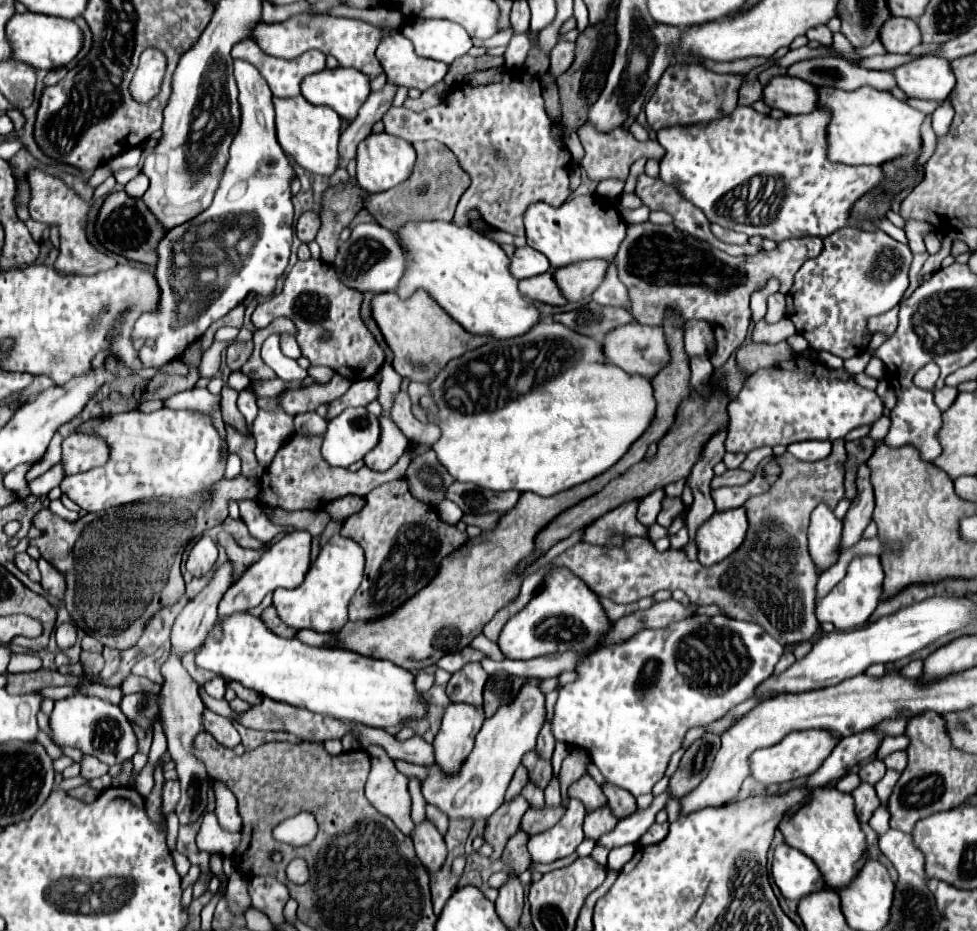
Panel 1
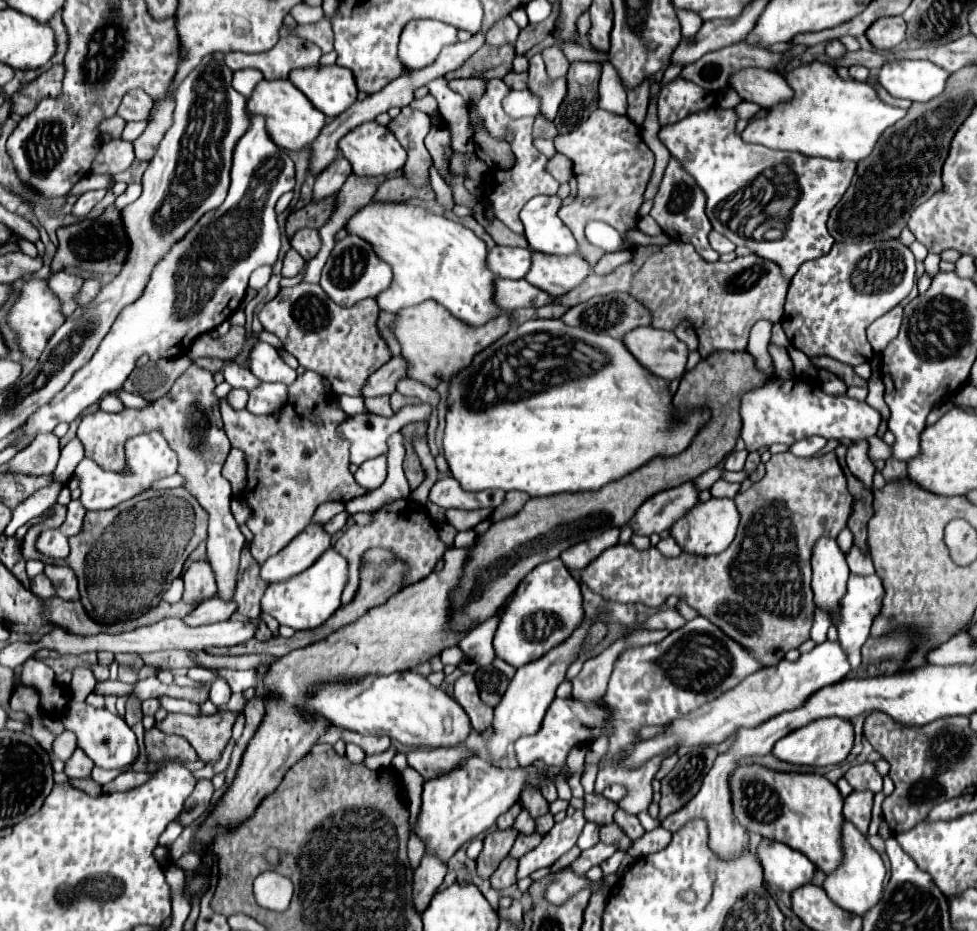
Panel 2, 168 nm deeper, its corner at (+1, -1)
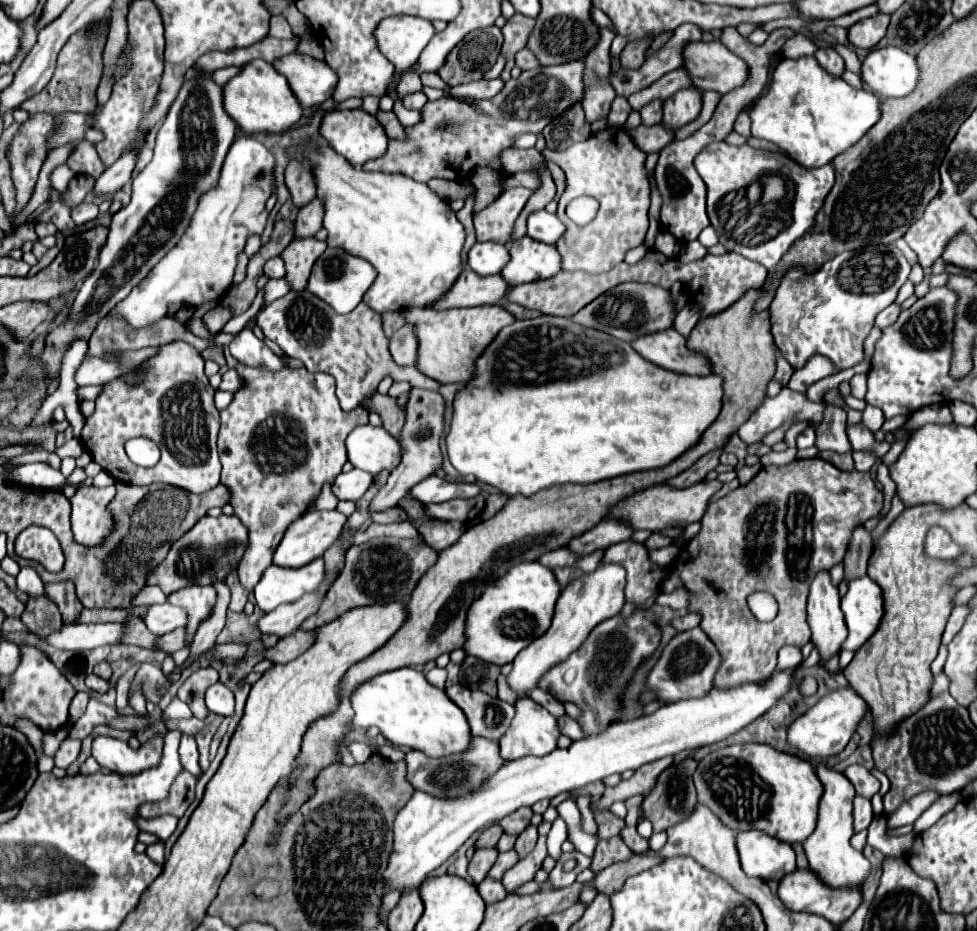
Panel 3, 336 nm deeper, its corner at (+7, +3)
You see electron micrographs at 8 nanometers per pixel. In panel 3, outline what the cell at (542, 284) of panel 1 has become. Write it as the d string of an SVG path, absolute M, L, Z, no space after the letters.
M464 269L464 275L456 281L456 287L448 291L444 303L436 303L438 309L450 307L478 307L478 305L498 305L510 291L510 285L502 275L482 277L472 269Z

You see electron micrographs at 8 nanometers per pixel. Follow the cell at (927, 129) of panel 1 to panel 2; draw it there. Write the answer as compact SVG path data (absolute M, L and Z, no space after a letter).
M896 59L878 71L880 85L892 95L910 101L930 101L944 91L948 73L930 61Z

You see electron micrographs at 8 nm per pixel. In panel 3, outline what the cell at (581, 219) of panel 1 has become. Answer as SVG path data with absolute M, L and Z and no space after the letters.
M546 209L532 211L528 215L528 237L536 241L556 245L556 241L564 235L564 231L566 231L566 225Z

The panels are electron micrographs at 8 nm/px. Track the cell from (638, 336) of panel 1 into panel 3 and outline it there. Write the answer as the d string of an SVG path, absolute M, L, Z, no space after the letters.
M674 327L638 337L630 345L646 361L662 369L668 369L680 375L708 375L710 373L710 363L704 359L704 355L696 355L688 351L684 337L678 335Z

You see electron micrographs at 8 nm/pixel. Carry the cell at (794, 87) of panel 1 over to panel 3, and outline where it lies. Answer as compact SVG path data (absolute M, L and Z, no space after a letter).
M700 41L688 47L688 63L684 67L700 91L710 89L724 95L750 79L750 67L744 59L734 55L720 41Z

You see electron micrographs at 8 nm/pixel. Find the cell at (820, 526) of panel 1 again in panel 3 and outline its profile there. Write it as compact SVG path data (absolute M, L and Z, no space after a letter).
M818 571L810 583L808 595L808 625L812 629L812 643L820 649L820 661L840 651L846 635L844 613L840 609L838 587L830 579L830 571Z

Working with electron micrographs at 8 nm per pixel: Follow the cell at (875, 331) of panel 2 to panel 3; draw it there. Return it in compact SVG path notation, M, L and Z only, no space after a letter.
M892 303L890 307L886 307L884 311L880 311L880 313L876 315L876 319L874 319L874 327L884 329L884 327L892 325L892 323L896 321L898 313L900 313L900 305L898 305L898 303Z

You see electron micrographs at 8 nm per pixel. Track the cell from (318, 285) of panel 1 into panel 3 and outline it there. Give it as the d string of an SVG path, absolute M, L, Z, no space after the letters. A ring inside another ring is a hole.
M308 289L290 291L284 297L272 301L264 309L260 309L256 317L258 327L264 335L274 341L288 357L300 359L308 371L328 373L336 379L336 397L340 399L340 407L350 411L362 403L366 403L378 389L384 377L392 377L394 381L406 381L412 387L420 389L438 389L440 383L422 375L416 367L396 367L392 363L388 351L388 339L382 331L382 319L376 311L372 311L366 303L360 303L354 311L340 315L332 311L328 303L312 295ZM298 301L298 313L296 313Z

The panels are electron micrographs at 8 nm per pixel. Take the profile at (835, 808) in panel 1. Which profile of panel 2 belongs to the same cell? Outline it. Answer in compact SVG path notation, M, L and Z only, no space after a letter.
M758 763L738 767L730 775L732 811L744 829L766 839L786 843L804 853L824 873L834 871L842 861L840 827L842 827L842 795L834 783L818 773L780 773Z

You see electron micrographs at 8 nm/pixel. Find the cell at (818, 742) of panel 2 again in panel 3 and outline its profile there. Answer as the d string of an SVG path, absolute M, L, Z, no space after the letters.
M854 689L834 691L826 695L822 701L818 701L814 707L810 707L802 717L798 717L788 727L788 743L808 757L824 759L824 757L838 755L848 745L864 711L866 711L866 703Z

